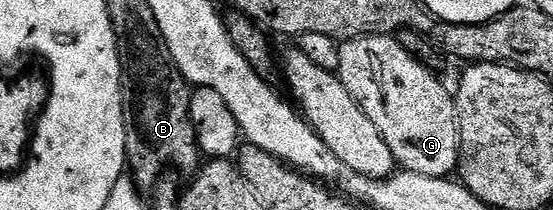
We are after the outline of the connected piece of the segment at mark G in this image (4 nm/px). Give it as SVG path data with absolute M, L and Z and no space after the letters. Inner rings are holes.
M393 36L361 37L341 42L339 49L339 67L337 75L342 86L356 99L356 103L376 123L376 131L384 135L384 143L392 151L395 162L407 173L419 173L429 177L450 177L458 167L458 120L451 90L446 90L437 81L431 70L425 69Z

